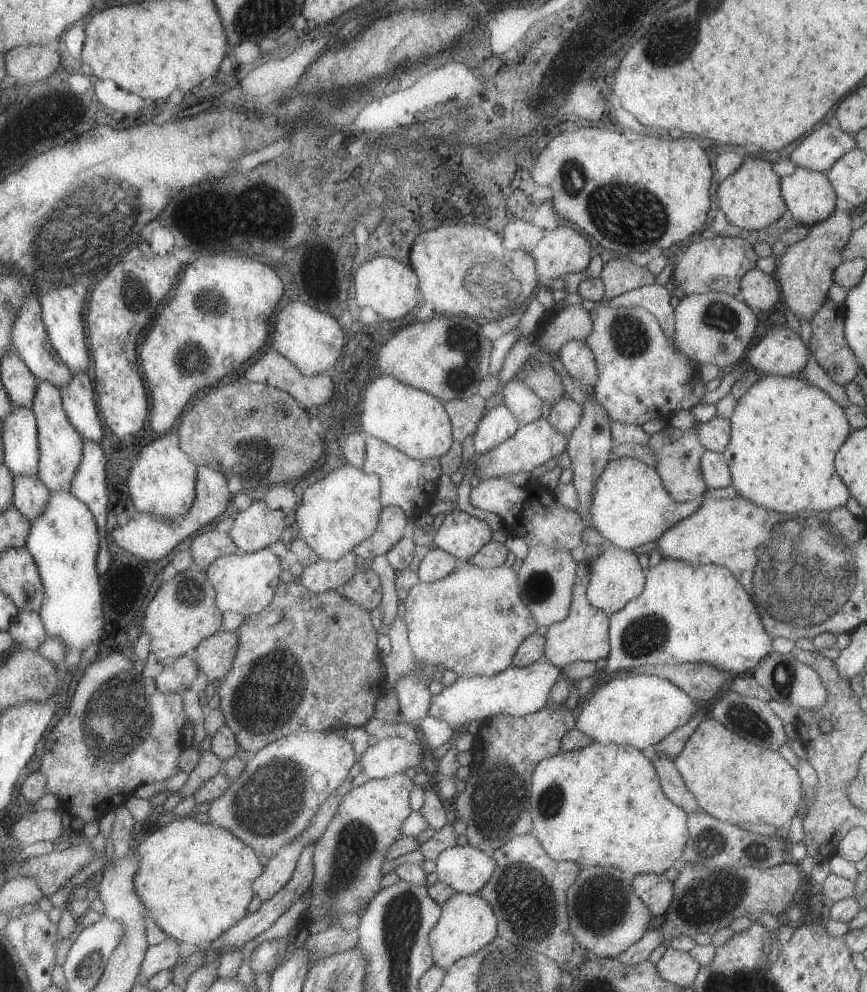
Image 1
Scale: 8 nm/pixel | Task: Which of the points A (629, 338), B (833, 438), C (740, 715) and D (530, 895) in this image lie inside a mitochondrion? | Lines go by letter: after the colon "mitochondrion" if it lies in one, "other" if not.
A: mitochondrion
B: other
C: mitochondrion
D: mitochondrion

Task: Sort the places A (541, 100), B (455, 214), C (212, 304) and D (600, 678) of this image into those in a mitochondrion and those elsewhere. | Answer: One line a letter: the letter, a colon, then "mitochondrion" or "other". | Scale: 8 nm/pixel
A: other
B: other
C: mitochondrion
D: other

